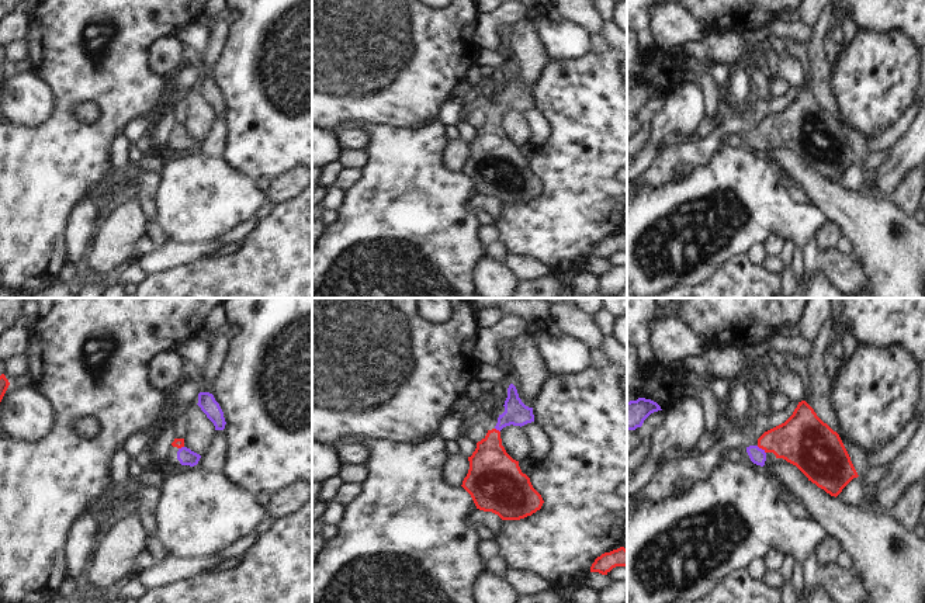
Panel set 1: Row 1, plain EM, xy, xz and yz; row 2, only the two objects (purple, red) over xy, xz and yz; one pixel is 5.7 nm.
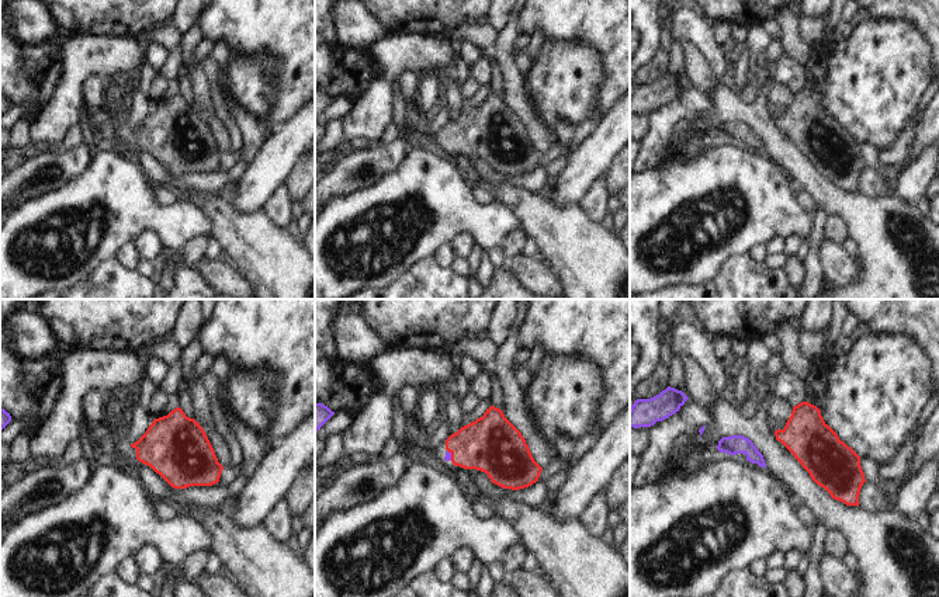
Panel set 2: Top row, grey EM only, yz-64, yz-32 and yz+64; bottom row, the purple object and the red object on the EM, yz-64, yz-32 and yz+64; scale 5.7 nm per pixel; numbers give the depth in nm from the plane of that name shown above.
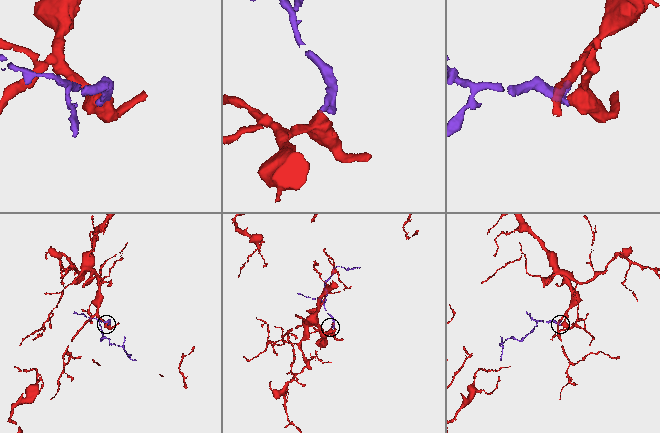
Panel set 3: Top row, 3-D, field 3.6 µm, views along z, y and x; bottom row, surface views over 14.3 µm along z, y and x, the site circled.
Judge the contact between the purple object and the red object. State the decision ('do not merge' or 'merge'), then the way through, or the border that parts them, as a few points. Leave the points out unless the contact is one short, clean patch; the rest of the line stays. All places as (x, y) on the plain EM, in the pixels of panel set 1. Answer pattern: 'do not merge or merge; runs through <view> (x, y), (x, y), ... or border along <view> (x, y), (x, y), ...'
merge; runs through yz (758, 141), (761, 134), (773, 125), (803, 125)

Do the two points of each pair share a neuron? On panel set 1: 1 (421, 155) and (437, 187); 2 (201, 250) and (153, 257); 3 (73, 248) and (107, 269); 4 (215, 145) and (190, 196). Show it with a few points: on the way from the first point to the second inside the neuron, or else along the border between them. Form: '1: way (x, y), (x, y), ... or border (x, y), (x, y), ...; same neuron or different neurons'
1: way (421, 163), (421, 170), (429, 179); same neuron
2: way (190, 250), (172, 252), (165, 256); same neuron
3: border (89, 248), (86, 253); different neurons
4: border (197, 149), (222, 158); different neurons

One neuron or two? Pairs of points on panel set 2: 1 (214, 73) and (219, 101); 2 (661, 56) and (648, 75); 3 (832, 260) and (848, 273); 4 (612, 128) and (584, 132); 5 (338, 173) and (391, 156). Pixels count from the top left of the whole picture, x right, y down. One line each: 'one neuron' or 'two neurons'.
1: one neuron
2: one neuron
3: one neuron
4: two neurons
5: one neuron

